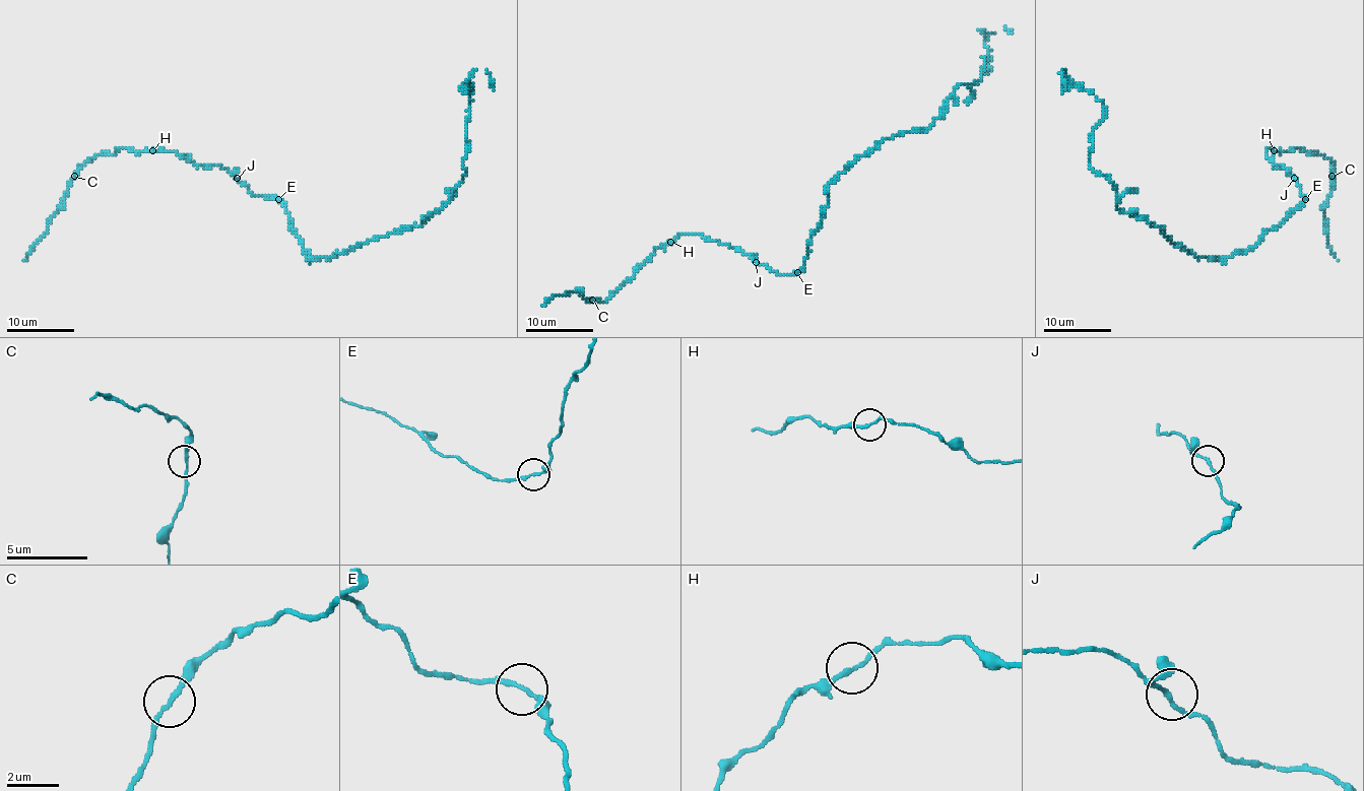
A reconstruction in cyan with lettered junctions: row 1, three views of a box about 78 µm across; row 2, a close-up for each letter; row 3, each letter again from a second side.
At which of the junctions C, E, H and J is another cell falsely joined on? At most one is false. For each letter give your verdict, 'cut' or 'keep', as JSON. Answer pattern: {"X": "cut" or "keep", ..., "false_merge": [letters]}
{"C": "keep", "E": "keep", "H": "keep", "J": "keep", "false_merge": []}

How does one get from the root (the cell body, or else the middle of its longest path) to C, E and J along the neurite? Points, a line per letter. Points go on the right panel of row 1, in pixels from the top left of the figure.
C: (1255, 244), (1308, 196), (1281, 166), (1274, 166), (1265, 154), (1269, 148), (1318, 152), (1334, 162), (1332, 176)
E: (1255, 244), (1304, 200)
J: (1255, 244), (1308, 196), (1299, 191), (1294, 178)

